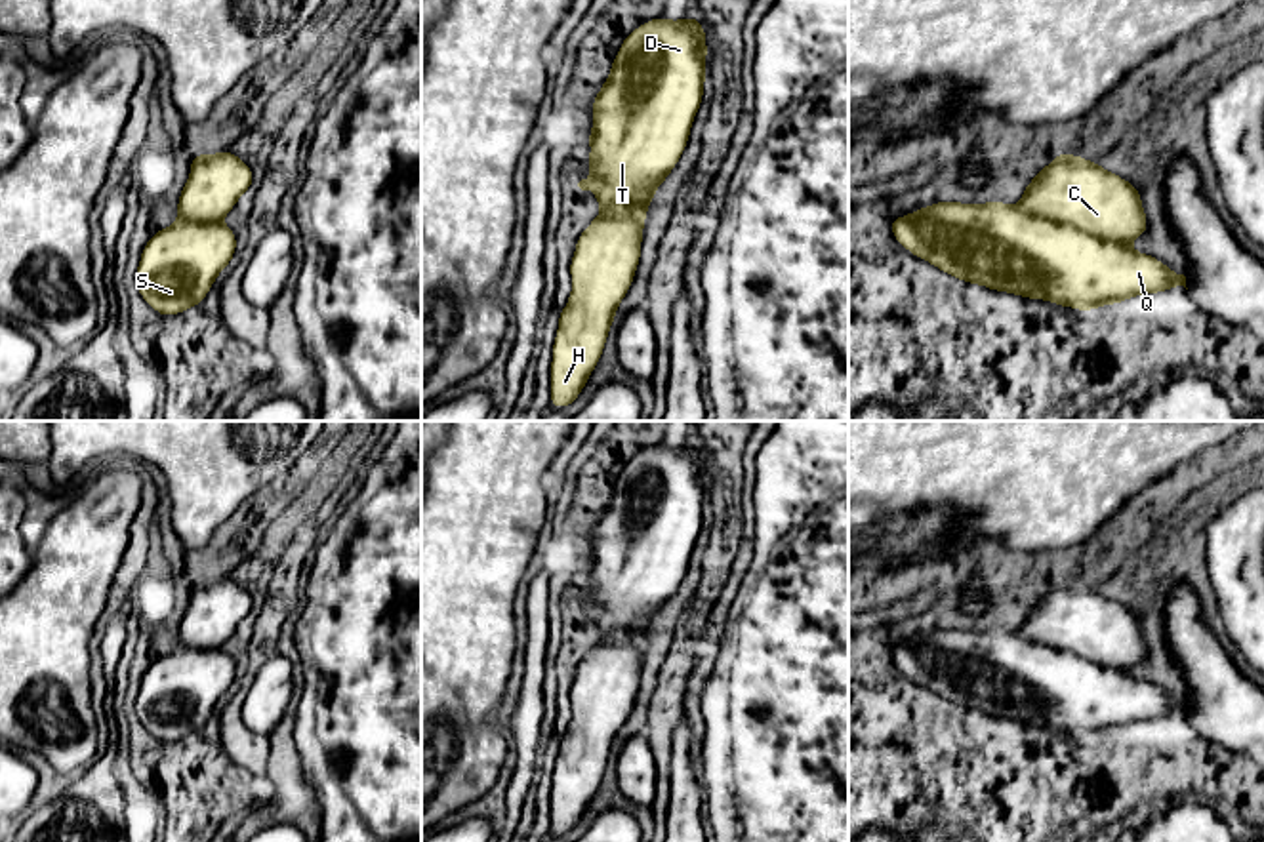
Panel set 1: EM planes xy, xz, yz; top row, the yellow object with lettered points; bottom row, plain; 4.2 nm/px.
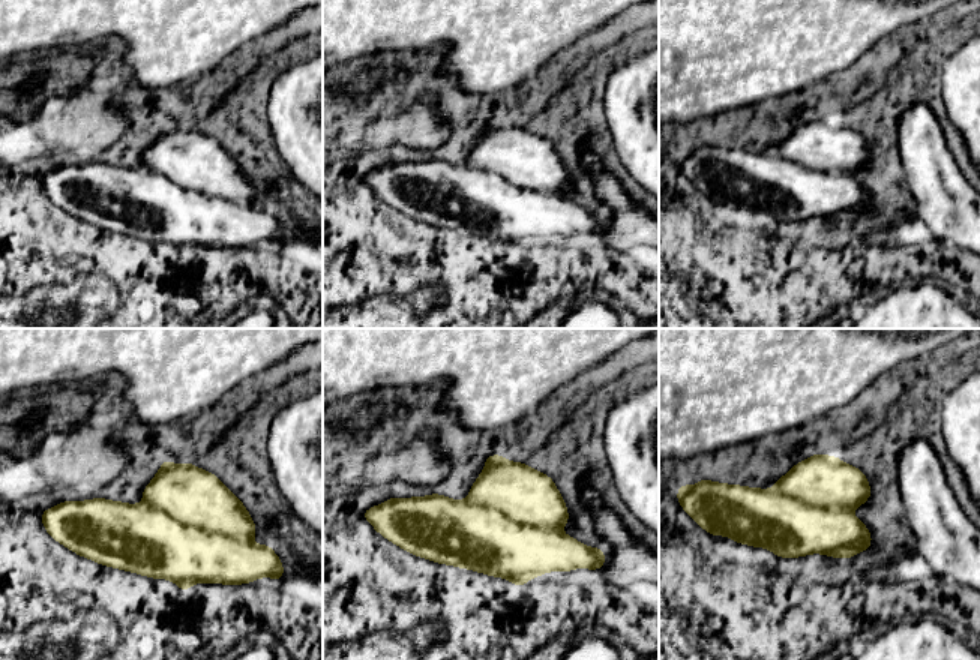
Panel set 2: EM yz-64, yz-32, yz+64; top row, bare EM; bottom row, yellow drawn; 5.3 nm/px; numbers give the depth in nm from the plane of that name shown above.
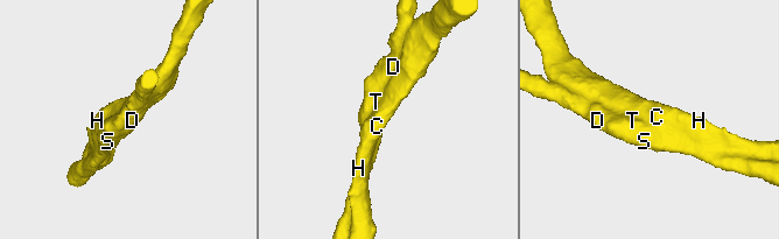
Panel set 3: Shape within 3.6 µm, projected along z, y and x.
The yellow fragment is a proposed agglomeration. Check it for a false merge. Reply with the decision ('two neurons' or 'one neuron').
two neurons

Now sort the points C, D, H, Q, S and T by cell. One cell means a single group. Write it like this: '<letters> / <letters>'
C H / D Q S T

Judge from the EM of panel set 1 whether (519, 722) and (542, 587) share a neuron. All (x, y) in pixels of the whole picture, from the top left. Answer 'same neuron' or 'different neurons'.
same neuron

